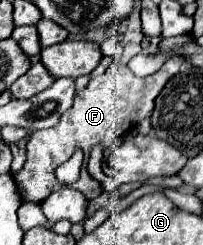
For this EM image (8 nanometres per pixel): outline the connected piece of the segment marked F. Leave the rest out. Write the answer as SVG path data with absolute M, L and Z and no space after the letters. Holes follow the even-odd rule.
M171 56L171 60L167 60L161 66L159 72L155 72L151 76L145 76L145 78L139 78L139 76L133 76L127 66L123 66L119 62L113 62L105 70L105 76L103 74L95 76L85 86L83 92L75 94L73 106L69 108L69 112L65 112L65 116L61 116L57 126L33 132L33 136L27 144L27 162L21 168L21 172L17 174L17 180L25 186L25 200L41 204L51 192L61 188L61 182L55 178L55 168L61 166L63 162L67 162L73 156L75 148L83 150L85 160L83 160L83 166L81 166L79 180L75 180L73 184L67 184L67 186L83 192L87 200L99 196L101 194L101 184L97 180L93 180L87 172L87 160L89 160L91 148L95 144L99 144L101 140L105 140L107 136L121 136L119 132L127 134L131 128L135 128L139 124L139 120L151 116L157 94L163 90L167 80L173 78L177 72L181 72L186 64L186 60L183 60L183 58ZM119 128L129 128L129 130L119 130Z

